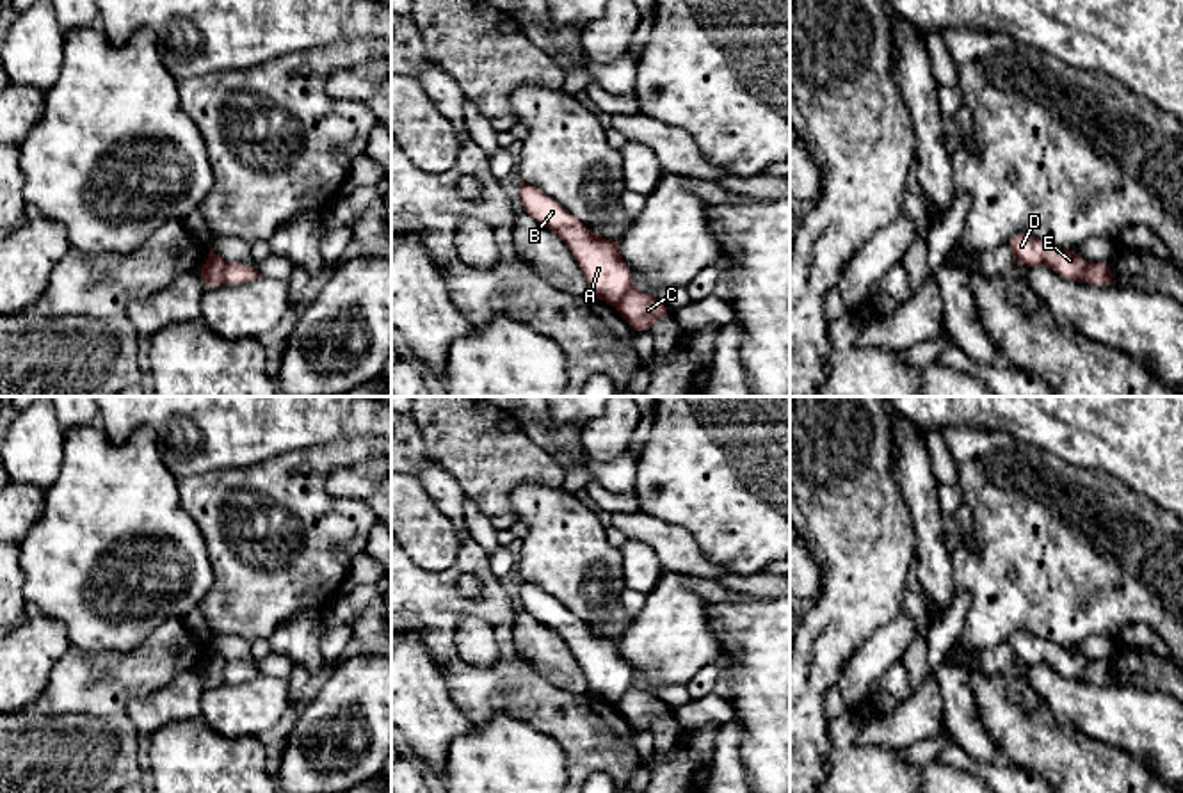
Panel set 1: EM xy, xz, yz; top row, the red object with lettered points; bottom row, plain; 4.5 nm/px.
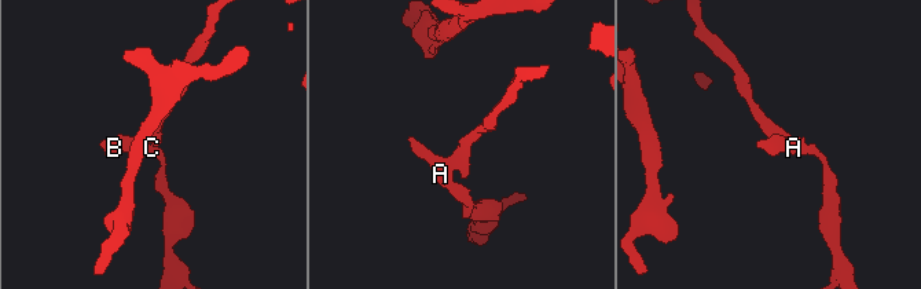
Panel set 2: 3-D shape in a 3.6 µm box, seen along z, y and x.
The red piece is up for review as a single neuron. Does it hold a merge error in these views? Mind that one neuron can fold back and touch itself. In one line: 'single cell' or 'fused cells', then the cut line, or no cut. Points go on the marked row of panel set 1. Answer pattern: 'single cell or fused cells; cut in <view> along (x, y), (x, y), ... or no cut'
fused cells; cut in xy along (228, 264), (223, 283)

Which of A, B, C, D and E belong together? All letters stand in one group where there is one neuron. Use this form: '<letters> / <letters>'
A B D E / C

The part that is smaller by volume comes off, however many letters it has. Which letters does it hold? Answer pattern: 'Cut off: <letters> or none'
Cut off: C

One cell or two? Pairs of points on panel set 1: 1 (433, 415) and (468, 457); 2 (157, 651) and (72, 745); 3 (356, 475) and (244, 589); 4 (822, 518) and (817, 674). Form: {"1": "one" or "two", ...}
{"1": "one", "2": "one", "3": "two", "4": "one"}

